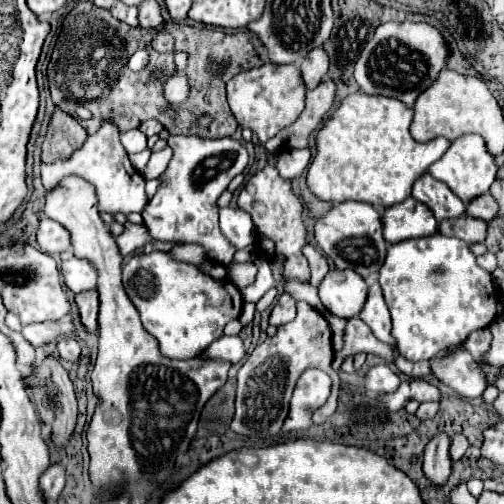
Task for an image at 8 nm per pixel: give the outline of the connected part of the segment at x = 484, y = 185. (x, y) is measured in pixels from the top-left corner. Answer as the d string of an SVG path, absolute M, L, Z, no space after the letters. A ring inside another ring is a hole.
M470 135L470 137L458 137L458 141L452 141L450 149L446 151L446 157L430 165L428 173L434 179L444 181L464 203L468 203L474 197L486 193L488 187L496 181L496 163L494 163L494 157L486 151L482 137Z

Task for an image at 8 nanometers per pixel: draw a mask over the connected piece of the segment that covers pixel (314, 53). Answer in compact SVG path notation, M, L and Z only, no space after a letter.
M322 47L312 49L304 57L304 61L300 65L300 73L302 73L302 81L304 81L306 89L318 87L320 81L324 79L324 75L326 75L326 71L328 71L328 55L326 55L326 51Z

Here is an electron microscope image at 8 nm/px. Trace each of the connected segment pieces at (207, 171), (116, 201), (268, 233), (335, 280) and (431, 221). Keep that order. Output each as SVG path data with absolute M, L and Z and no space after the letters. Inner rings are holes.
M176 135L168 137L168 145L172 147L174 155L168 163L168 167L160 175L160 187L156 195L148 201L146 209L142 211L146 225L136 225L126 221L124 233L120 235L118 247L122 257L134 251L142 251L146 243L152 243L158 251L170 251L176 245L162 243L162 241L178 241L178 243L198 243L208 251L208 257L228 265L236 253L234 245L222 237L222 231L218 229L218 197L228 187L228 183L244 171L248 165L248 151L244 145L240 145L232 137L222 139L202 139L194 135ZM146 227L150 229L150 235L146 233ZM158 239L158 241L154 241Z
M104 121L102 127L88 135L88 139L84 141L82 149L74 151L68 159L62 161L52 161L52 163L42 163L40 165L40 175L42 175L42 183L46 189L54 187L64 175L80 175L86 181L90 181L96 189L98 195L98 209L108 211L108 213L130 213L136 209L142 209L146 205L146 193L144 193L144 177L132 169L132 165L128 163L128 155L126 149L122 147L120 139L118 139L118 127L114 125L114 121Z
M266 165L262 171L258 171L242 189L238 197L238 207L246 209L252 215L254 227L260 235L272 239L275 251L286 257L284 261L284 277L286 279L298 279L308 281L310 269L308 259L302 253L302 247L306 245L306 227L302 223L302 201L292 191L292 183L278 177L278 171L272 165Z
M352 269L330 271L320 283L318 291L326 311L342 319L356 317L368 297L368 287L364 279Z
M408 197L406 201L402 201L402 205L394 205L394 209L384 211L382 227L384 239L394 245L404 239L428 237L436 233L438 221L424 203L416 201L414 197Z

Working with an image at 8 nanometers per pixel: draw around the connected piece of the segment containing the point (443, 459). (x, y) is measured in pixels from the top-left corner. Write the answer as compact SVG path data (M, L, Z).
M446 433L434 435L424 449L424 475L436 485L442 485L452 471L448 449L450 449L450 437Z

